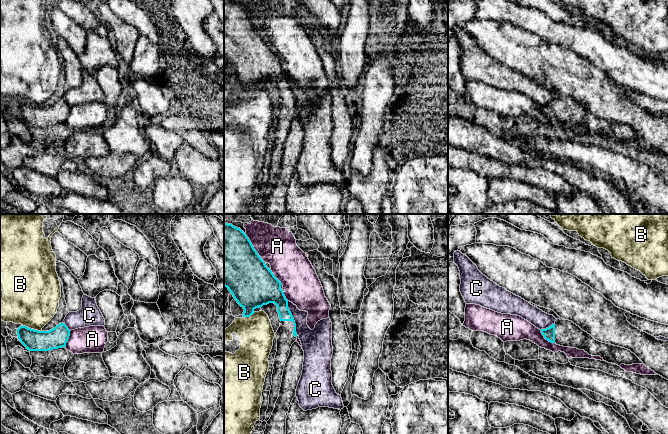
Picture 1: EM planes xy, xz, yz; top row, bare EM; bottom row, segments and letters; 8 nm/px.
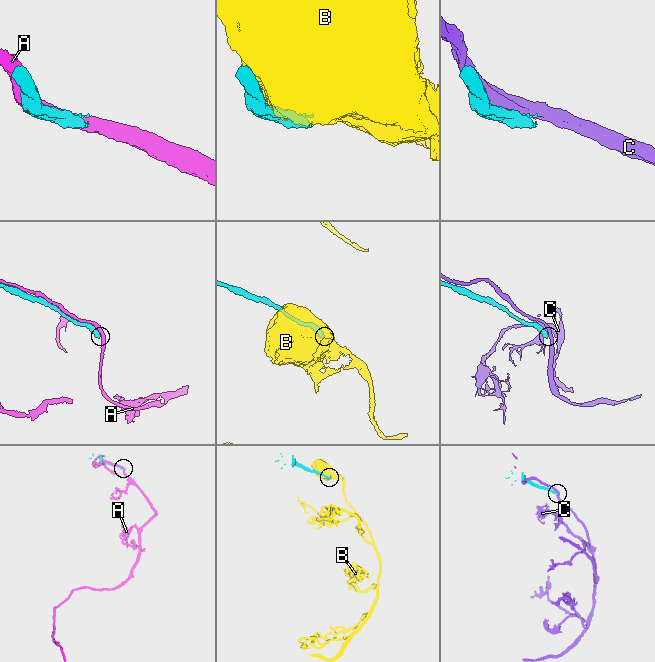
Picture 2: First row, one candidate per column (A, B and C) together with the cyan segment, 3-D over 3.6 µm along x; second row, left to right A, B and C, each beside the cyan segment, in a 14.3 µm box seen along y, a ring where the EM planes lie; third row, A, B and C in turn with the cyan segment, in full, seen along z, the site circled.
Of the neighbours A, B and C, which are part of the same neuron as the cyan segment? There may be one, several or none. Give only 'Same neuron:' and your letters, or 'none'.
Same neuron: none

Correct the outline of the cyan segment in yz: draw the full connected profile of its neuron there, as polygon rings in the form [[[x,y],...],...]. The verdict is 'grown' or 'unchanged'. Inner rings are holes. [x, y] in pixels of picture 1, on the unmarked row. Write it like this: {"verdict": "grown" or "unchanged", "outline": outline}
{"verdict": "grown", "outline": [[[557,95],[550,103],[541,105],[541,109],[551,119],[584,126],[589,131],[600,132],[608,139],[618,142],[643,140],[630,126],[599,118],[569,96]]]}

